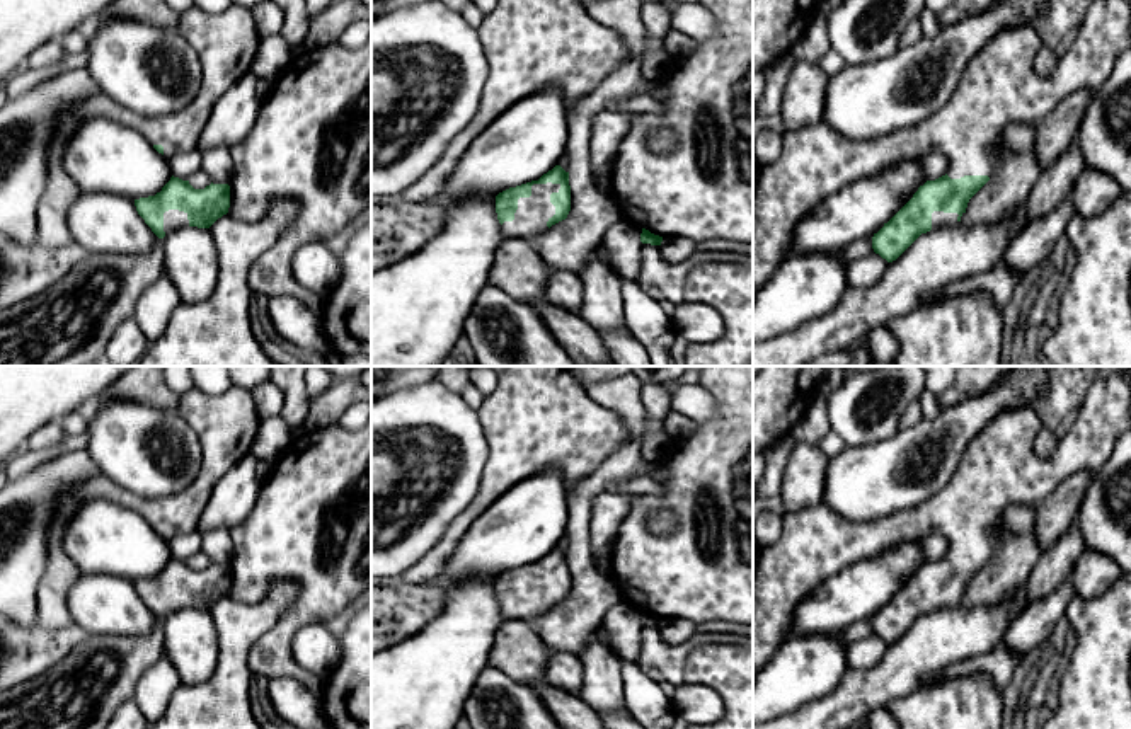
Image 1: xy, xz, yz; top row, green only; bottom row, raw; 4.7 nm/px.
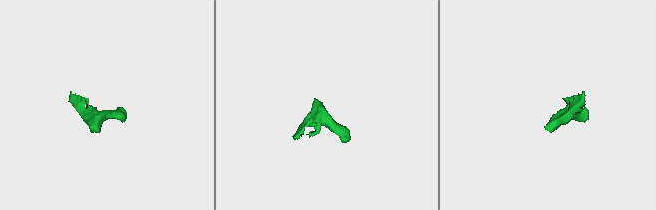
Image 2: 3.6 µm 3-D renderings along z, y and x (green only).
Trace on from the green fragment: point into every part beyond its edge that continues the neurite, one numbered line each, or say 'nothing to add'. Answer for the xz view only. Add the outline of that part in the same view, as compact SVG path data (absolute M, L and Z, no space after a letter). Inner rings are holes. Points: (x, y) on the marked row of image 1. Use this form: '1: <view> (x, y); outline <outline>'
1: xz (532, 215); outline M533 184L530 198L518 199L518 210L513 221L501 225L501 235L506 240L528 240L548 230L547 221L555 215L550 194L559 192L560 184Z

